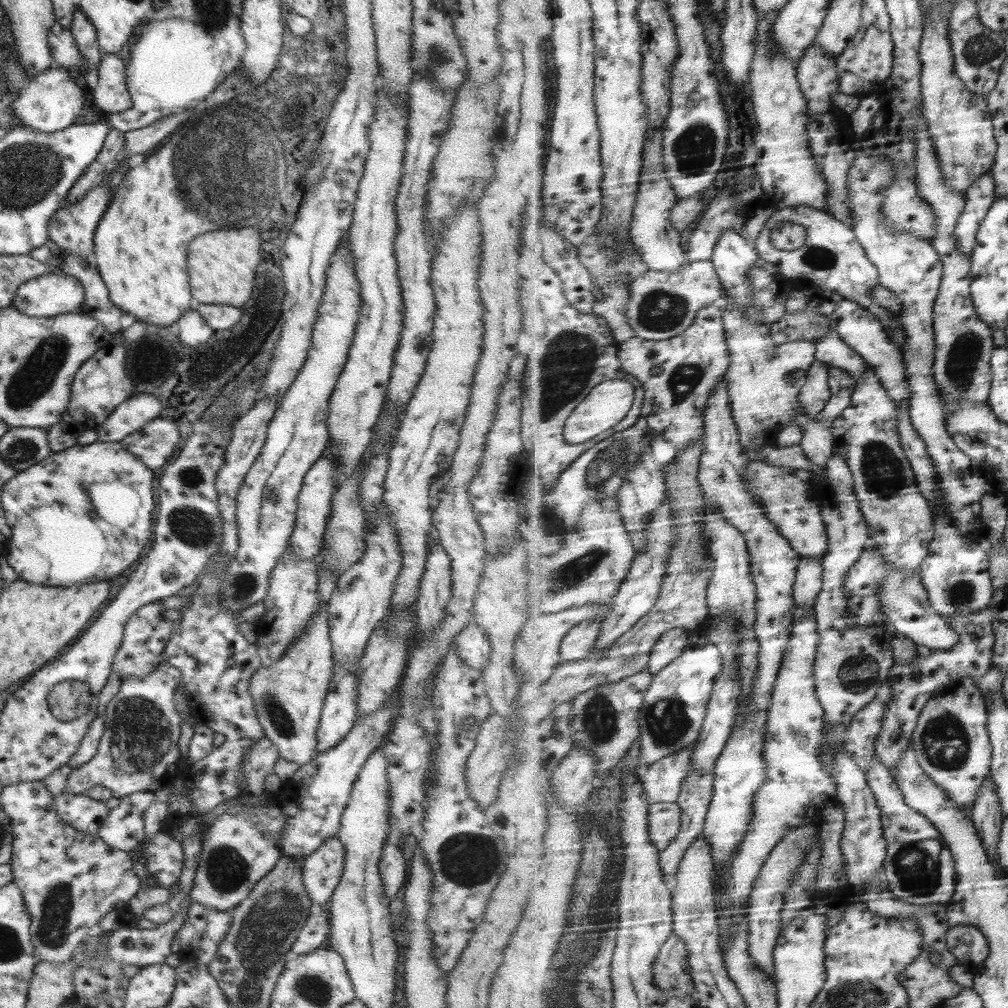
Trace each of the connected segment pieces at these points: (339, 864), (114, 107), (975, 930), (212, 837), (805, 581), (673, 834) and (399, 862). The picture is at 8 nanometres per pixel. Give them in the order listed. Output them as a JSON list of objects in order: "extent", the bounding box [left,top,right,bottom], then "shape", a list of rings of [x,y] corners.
[{"extent":[303,837,344,907],"shape":[[[330,837],[303,862],[303,882],[313,905],[326,907],[340,883],[344,867],[344,843]]]},{"extent":[89,54,132,116],"shape":[[[105,54],[98,63],[90,86],[89,100],[100,108],[104,116],[132,108],[125,70],[126,62],[117,54]]]},{"extent":[948,924,991,966],"shape":[[[962,924],[948,934],[948,943],[953,954],[958,957],[958,964],[975,966],[985,964],[990,958],[991,946],[984,930],[980,926]]]},{"extent":[191,803,280,912],"shape":[[[241,803],[230,806],[226,812],[217,816],[210,828],[204,832],[199,866],[191,891],[192,903],[216,911],[230,912],[248,898],[256,884],[259,884],[280,860],[280,850],[268,840],[268,834],[264,836],[264,832],[260,832],[258,826],[248,820],[248,807],[252,806]]]},{"extent":[794,558,824,608],"shape":[[[803,558],[794,588],[795,599],[800,608],[815,608],[824,590],[824,572],[822,562]]]},{"extent":[650,802,684,851],"shape":[[[659,802],[650,808],[650,835],[661,851],[666,850],[682,832],[684,811],[679,802]]]},{"extent":[379,842,408,901],"shape":[[[385,842],[382,856],[379,860],[380,875],[384,882],[385,897],[388,901],[392,900],[399,888],[404,885],[406,880],[406,867],[408,859],[402,851],[401,844],[390,844]]]}]

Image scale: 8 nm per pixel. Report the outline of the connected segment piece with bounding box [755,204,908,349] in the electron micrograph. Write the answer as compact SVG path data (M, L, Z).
M797 204L796 206L788 206L788 208L778 207L778 210L772 214L764 228L762 228L760 236L755 242L763 260L778 265L780 272L790 281L796 284L807 282L809 286L838 291L846 298L858 302L860 306L872 310L884 322L888 334L895 342L898 342L902 349L908 344L908 333L906 333L906 327L902 324L902 320L898 319L891 309L887 309L880 301L874 299L874 288L882 284L880 269L868 256L867 249L864 248L859 237L856 236L855 229L852 226L838 220L834 214L828 213L826 210L812 208L812 206Z

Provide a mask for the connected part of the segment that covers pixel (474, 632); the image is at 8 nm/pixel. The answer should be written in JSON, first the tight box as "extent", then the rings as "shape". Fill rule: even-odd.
{"extent":[454,624,492,670],"shape":[[[468,624],[454,638],[454,645],[464,663],[483,670],[490,660],[492,645],[486,633],[476,624]]]}

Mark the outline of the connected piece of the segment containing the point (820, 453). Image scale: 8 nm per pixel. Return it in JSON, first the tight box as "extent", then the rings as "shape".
{"extent":[796,416,835,464],"shape":[[[808,416],[799,419],[796,424],[804,428],[804,440],[799,445],[806,450],[806,456],[816,464],[827,464],[835,449],[832,428]]]}

